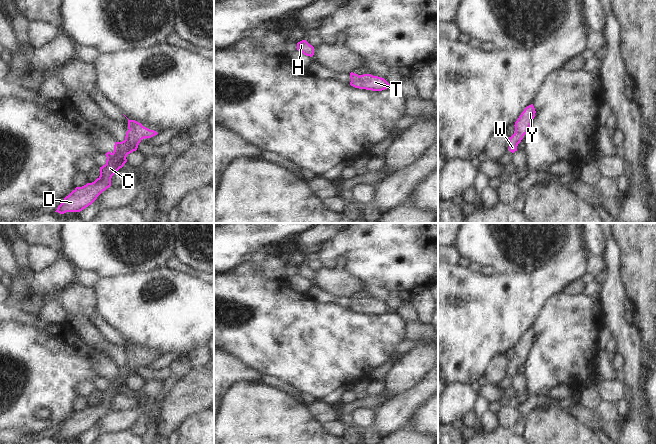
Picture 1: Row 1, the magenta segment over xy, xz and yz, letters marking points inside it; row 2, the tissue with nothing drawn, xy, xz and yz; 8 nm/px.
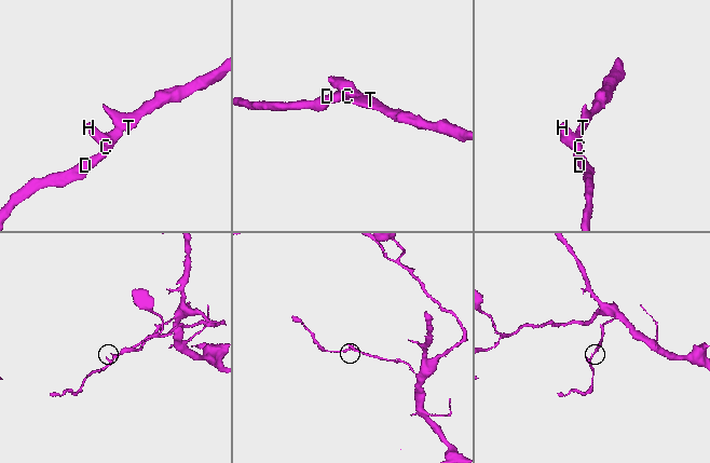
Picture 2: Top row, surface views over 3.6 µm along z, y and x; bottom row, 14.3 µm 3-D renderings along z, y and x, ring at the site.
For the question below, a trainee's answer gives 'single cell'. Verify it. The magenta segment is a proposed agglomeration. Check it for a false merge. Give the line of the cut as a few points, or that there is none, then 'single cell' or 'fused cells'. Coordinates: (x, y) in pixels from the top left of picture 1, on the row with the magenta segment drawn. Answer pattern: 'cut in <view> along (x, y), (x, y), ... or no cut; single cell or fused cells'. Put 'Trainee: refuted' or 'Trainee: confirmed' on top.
Trainee: confirmed
no cut; single cell

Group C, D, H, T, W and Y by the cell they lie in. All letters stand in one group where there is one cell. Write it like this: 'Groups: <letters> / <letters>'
Groups: C D H T W Y

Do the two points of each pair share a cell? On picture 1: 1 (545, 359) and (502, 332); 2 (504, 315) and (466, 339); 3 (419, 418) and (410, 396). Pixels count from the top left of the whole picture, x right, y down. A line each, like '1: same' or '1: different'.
1: different
2: same
3: different

